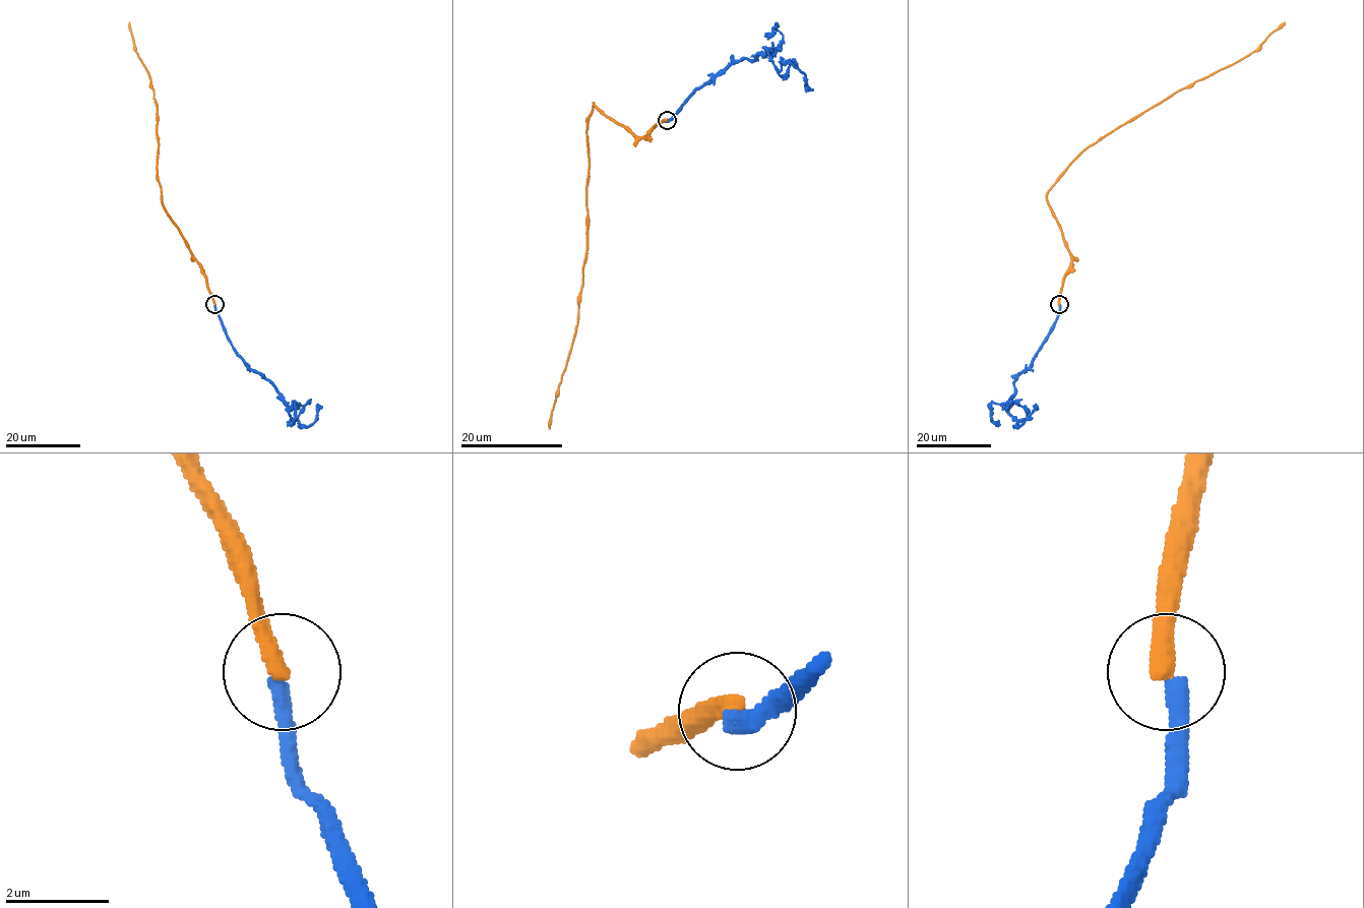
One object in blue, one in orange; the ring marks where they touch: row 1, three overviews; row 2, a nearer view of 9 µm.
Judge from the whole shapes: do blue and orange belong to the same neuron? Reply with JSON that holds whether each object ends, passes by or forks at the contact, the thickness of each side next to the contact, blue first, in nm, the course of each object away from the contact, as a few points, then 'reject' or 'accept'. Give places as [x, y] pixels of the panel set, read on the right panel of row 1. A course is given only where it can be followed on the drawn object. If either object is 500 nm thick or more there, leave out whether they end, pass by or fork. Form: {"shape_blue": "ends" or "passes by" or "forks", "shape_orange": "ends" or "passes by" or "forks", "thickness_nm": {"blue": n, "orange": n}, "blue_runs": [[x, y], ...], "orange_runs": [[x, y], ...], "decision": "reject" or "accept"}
{"shape_blue": "ends", "shape_orange": "ends", "thickness_nm": {"blue": 360, "orange": 400}, "blue_runs": [[1059, 304], [1053, 326], [1014, 383], [1014, 397], [1008, 412], [1022, 420], [1017, 426], [1036, 404]], "orange_runs": [[1059, 304], [1071, 255], [1047, 201], [1047, 192], [1057, 178], [1088, 147], [1177, 92], [1250, 55], [1285, 22]], "decision": "reject"}

